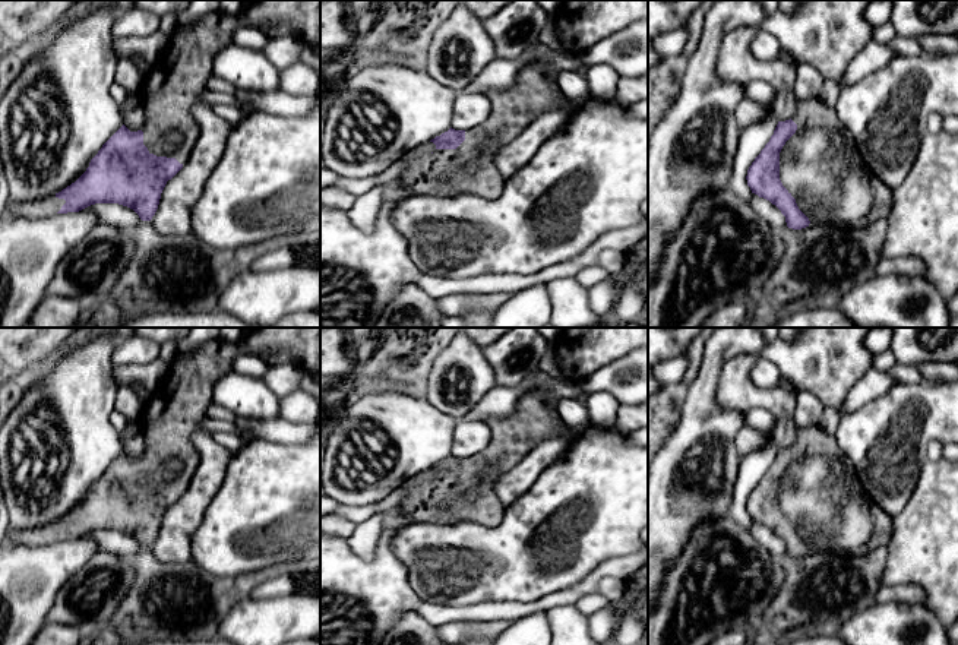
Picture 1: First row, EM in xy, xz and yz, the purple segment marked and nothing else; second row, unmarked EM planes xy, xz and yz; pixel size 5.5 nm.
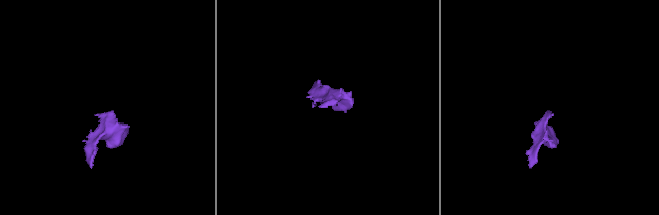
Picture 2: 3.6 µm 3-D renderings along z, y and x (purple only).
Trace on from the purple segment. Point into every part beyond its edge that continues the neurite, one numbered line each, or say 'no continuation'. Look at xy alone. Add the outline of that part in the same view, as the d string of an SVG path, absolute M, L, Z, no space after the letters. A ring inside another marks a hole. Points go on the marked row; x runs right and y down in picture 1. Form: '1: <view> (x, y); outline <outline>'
1: xy (171, 88); outline M257 0L238 15L219 9L203 16L193 26L176 29L168 50L148 69L140 83L146 111L146 123L142 129L143 145L149 154L176 158L183 165L187 162L199 136L192 108L203 104L199 97L206 89L208 79L214 76L214 57L218 50L233 42L237 28L250 25L265 29L272 37L288 34L306 45L320 48L320 0Z

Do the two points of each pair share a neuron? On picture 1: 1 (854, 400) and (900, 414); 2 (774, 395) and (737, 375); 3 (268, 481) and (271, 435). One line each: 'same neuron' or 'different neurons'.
1: different neurons
2: same neuron
3: different neurons

